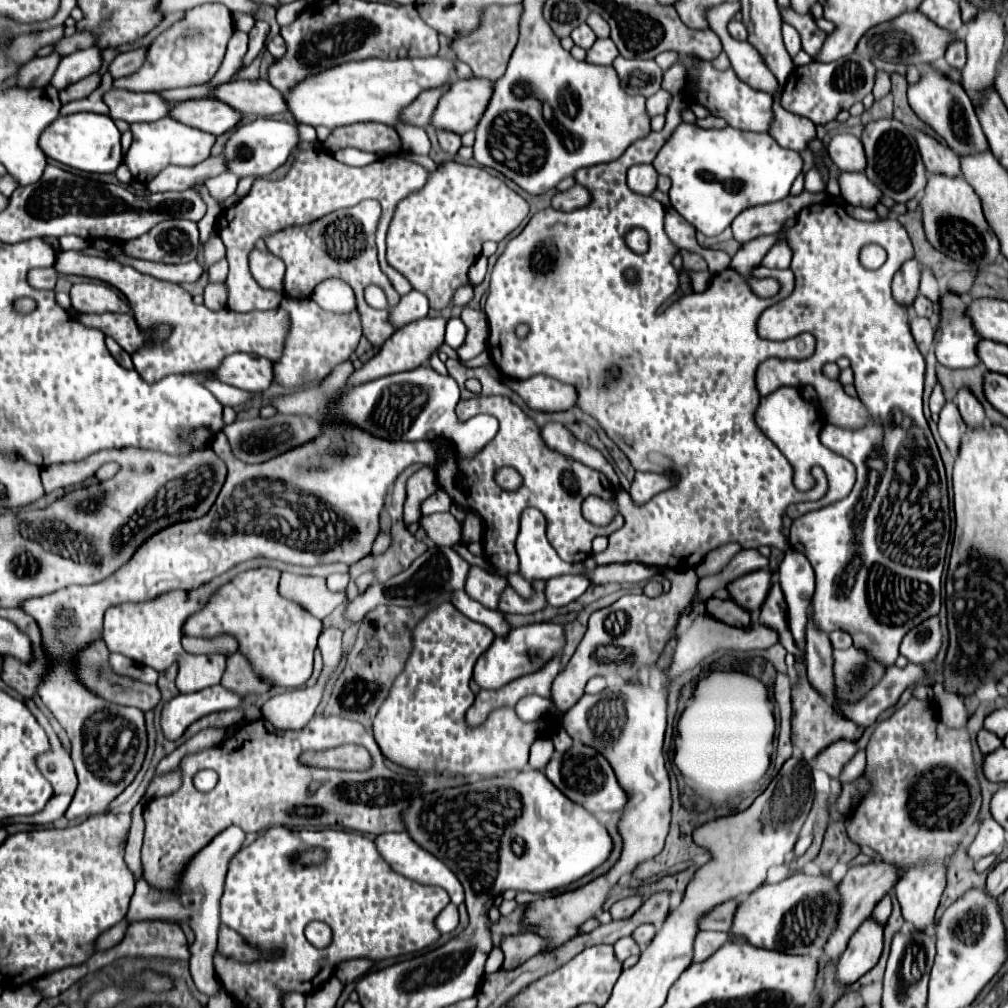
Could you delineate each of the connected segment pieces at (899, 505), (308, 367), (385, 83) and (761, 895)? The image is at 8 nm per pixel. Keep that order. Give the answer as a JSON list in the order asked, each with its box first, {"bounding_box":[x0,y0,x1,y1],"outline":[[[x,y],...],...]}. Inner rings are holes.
[{"bounding_box":[755,202,951,666],"outline":[[[833,202],[815,204],[801,210],[801,214],[797,214],[797,224],[785,232],[785,240],[793,252],[791,270],[795,274],[795,288],[789,294],[789,312],[783,320],[761,320],[763,328],[757,330],[759,336],[767,340],[787,340],[801,332],[809,332],[815,336],[817,348],[815,354],[807,360],[767,358],[765,362],[761,362],[761,366],[757,368],[757,390],[765,398],[759,400],[759,406],[755,410],[755,422],[791,464],[817,464],[825,470],[829,480],[829,492],[821,500],[801,502],[785,510],[787,516],[793,518],[789,544],[797,552],[805,554],[815,570],[815,596],[811,608],[817,628],[825,632],[843,630],[849,633],[855,647],[869,650],[869,654],[873,654],[877,662],[885,662],[885,666],[891,666],[899,656],[899,644],[903,636],[913,626],[919,626],[923,620],[939,614],[941,574],[951,534],[945,468],[935,446],[933,434],[923,416],[925,360],[909,332],[907,308],[899,306],[891,296],[893,274],[903,266],[903,262],[907,262],[915,254],[905,228],[897,220],[861,222],[851,218],[843,206],[839,214],[839,206]],[[871,242],[883,246],[889,256],[879,270],[867,270],[859,262],[859,250]],[[841,356],[847,356],[851,360],[851,368],[855,374],[855,390],[865,404],[859,398],[847,396],[838,380],[831,380],[823,374],[823,364],[835,362]],[[806,385],[815,388],[819,404],[825,410],[823,418],[829,424],[821,424],[819,410],[815,408],[815,404],[807,402],[797,390]],[[867,410],[881,422],[881,440],[877,440],[875,422],[869,420]],[[849,490],[851,494],[845,498],[845,492]],[[885,496],[887,508],[881,508]],[[867,582],[873,582],[873,598],[867,592]]]},{"bounding_box":[275,296,361,386],"outline":[[[287,296],[281,300],[281,308],[285,308],[291,318],[291,330],[285,340],[283,356],[275,364],[275,380],[281,386],[301,386],[311,380],[321,380],[355,352],[361,338],[361,320],[357,310],[349,314],[329,314],[311,298],[295,300]]]},{"bounding_box":[285,56,455,130],"outline":[[[439,56],[345,62],[345,66],[313,74],[313,78],[305,78],[305,82],[293,86],[293,90],[285,94],[285,102],[289,102],[289,112],[297,124],[327,126],[331,130],[357,122],[383,122],[393,126],[393,122],[397,122],[397,114],[401,114],[417,94],[425,88],[447,84],[453,78],[453,72],[455,62]]]},{"bounding_box":[731,872,837,956],"outline":[[[797,872],[777,884],[763,884],[741,900],[731,930],[747,936],[759,948],[821,956],[829,934],[833,934],[833,926],[837,926],[837,882],[825,874],[807,876]]]}]

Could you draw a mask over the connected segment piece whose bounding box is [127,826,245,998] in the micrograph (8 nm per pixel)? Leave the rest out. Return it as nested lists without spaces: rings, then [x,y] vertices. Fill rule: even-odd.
[[[229,826],[215,838],[211,844],[207,844],[201,854],[197,854],[189,868],[185,870],[185,876],[181,878],[181,890],[155,890],[151,888],[143,878],[137,882],[135,894],[131,898],[131,906],[127,912],[127,922],[139,922],[139,920],[165,920],[165,922],[185,922],[191,918],[191,928],[195,932],[195,942],[189,946],[191,958],[189,958],[189,968],[191,968],[191,978],[195,986],[206,994],[209,998],[217,994],[219,990],[219,978],[213,968],[213,956],[217,950],[217,930],[219,930],[219,898],[223,894],[223,884],[225,884],[225,874],[229,860],[241,850],[245,840],[245,832],[237,826]]]

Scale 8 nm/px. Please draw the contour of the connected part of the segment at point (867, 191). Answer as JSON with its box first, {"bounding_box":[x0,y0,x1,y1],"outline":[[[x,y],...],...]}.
{"bounding_box":[839,172,883,210],"outline":[[[843,172],[839,176],[839,186],[841,186],[841,196],[853,206],[863,206],[863,208],[873,210],[883,196],[877,190],[877,186],[873,186],[873,182],[869,182],[869,178],[865,178],[863,172],[859,172],[859,174]]]}

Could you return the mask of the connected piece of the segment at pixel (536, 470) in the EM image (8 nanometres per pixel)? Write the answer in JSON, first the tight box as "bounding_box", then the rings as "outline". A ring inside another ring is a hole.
{"bounding_box":[435,396,623,576],"outline":[[[477,396],[477,398],[461,400],[457,404],[457,418],[461,420],[469,420],[471,416],[475,416],[475,412],[485,412],[499,420],[497,436],[473,458],[461,456],[457,450],[453,450],[453,444],[449,440],[443,440],[445,452],[435,474],[437,474],[439,488],[443,488],[449,494],[453,504],[461,506],[465,512],[475,510],[483,518],[485,522],[483,554],[487,562],[493,566],[495,574],[507,576],[509,572],[519,570],[515,538],[519,534],[521,512],[529,506],[545,514],[547,540],[551,542],[559,558],[565,562],[584,562],[591,554],[591,540],[595,536],[609,536],[611,532],[623,526],[623,516],[615,516],[615,520],[609,526],[593,526],[583,518],[581,502],[587,496],[595,494],[605,500],[613,498],[615,492],[609,480],[601,472],[589,466],[585,468],[579,462],[573,462],[573,458],[565,458],[563,454],[557,454],[557,450],[549,450],[543,444],[535,420],[529,418],[507,396]],[[501,466],[513,466],[519,470],[519,474],[523,476],[523,486],[519,490],[507,492],[495,484],[493,474]]]}

